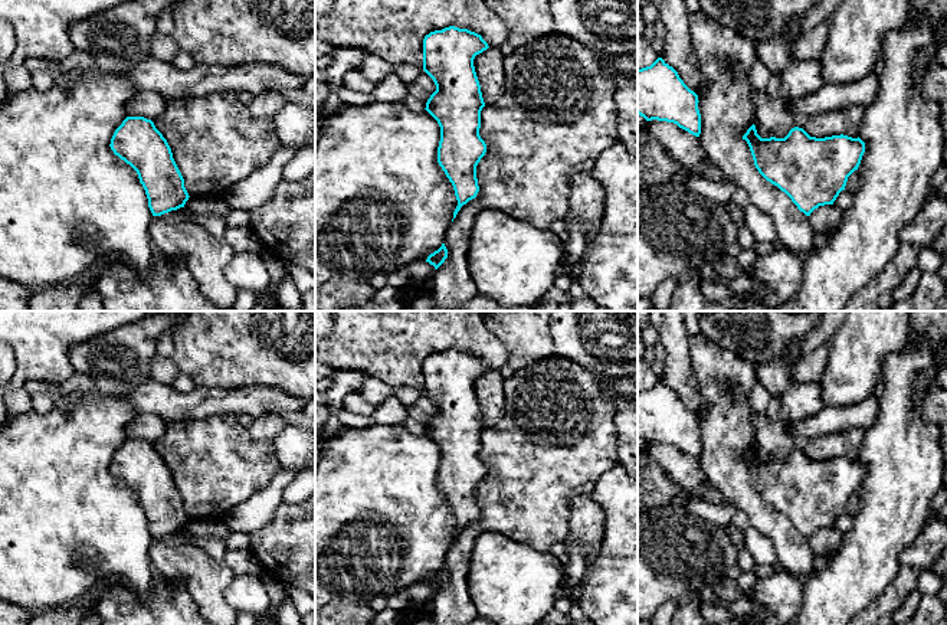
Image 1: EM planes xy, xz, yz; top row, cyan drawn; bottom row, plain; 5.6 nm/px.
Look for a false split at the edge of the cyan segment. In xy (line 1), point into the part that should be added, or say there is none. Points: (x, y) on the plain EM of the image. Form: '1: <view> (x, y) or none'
1: none

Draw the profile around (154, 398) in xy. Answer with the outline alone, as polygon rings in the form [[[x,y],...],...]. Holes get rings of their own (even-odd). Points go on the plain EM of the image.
[[[150,380],[128,393],[137,415],[150,413],[166,422],[203,419],[242,413],[253,419],[278,415],[286,425],[305,428],[315,433],[315,399],[292,396],[284,390],[262,386],[219,389],[194,386],[189,392]]]

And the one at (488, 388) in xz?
[[[488,370],[474,382],[485,428],[495,425],[504,416],[504,377],[498,370]]]

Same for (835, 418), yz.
[[[868,399],[853,405],[832,405],[797,422],[787,422],[789,429],[799,436],[823,436],[851,428],[868,431],[878,415],[878,399]]]

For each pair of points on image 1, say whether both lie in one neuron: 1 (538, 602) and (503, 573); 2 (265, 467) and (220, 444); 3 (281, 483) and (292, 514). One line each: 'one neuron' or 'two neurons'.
1: one neuron
2: one neuron
3: two neurons

